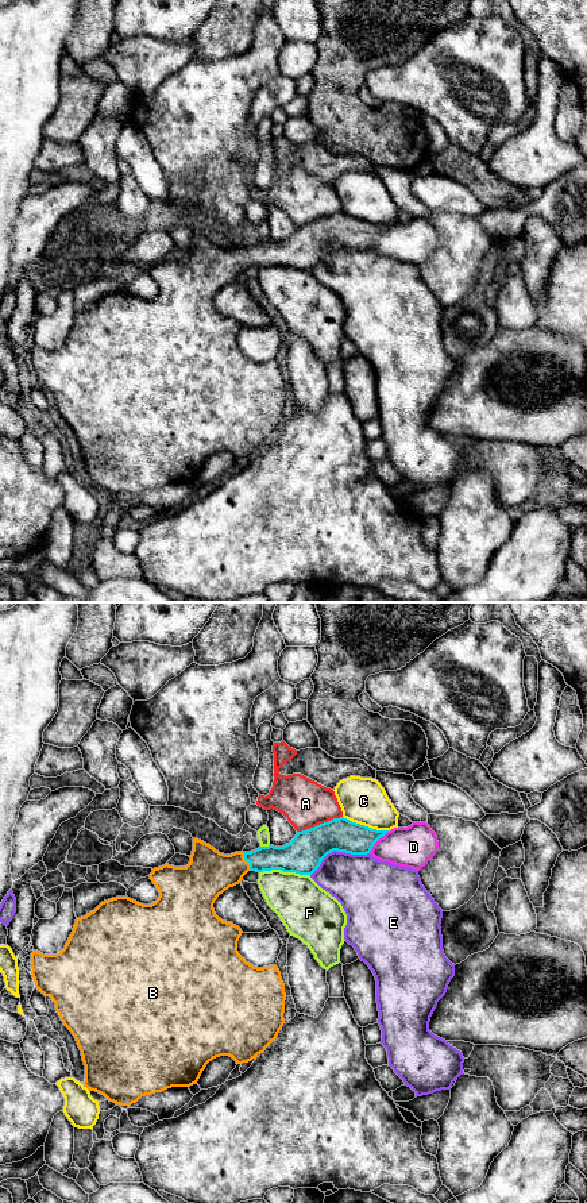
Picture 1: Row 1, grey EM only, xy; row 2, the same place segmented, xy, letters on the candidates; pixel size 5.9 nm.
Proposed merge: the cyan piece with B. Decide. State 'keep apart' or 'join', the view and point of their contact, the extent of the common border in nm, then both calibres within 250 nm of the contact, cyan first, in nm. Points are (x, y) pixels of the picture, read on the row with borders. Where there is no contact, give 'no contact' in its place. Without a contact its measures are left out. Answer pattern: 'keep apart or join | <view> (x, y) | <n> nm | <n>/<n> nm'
join | xy (246, 860) | 110 nm | 160/280 nm

